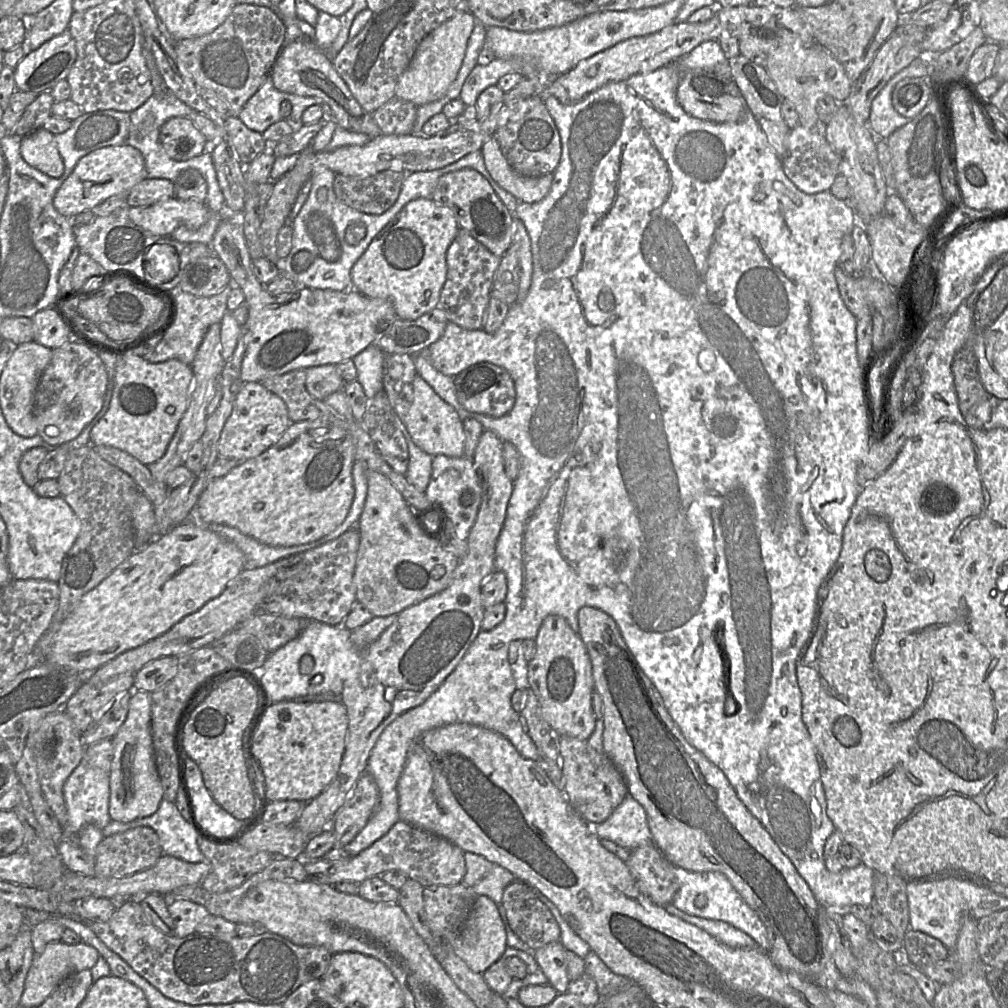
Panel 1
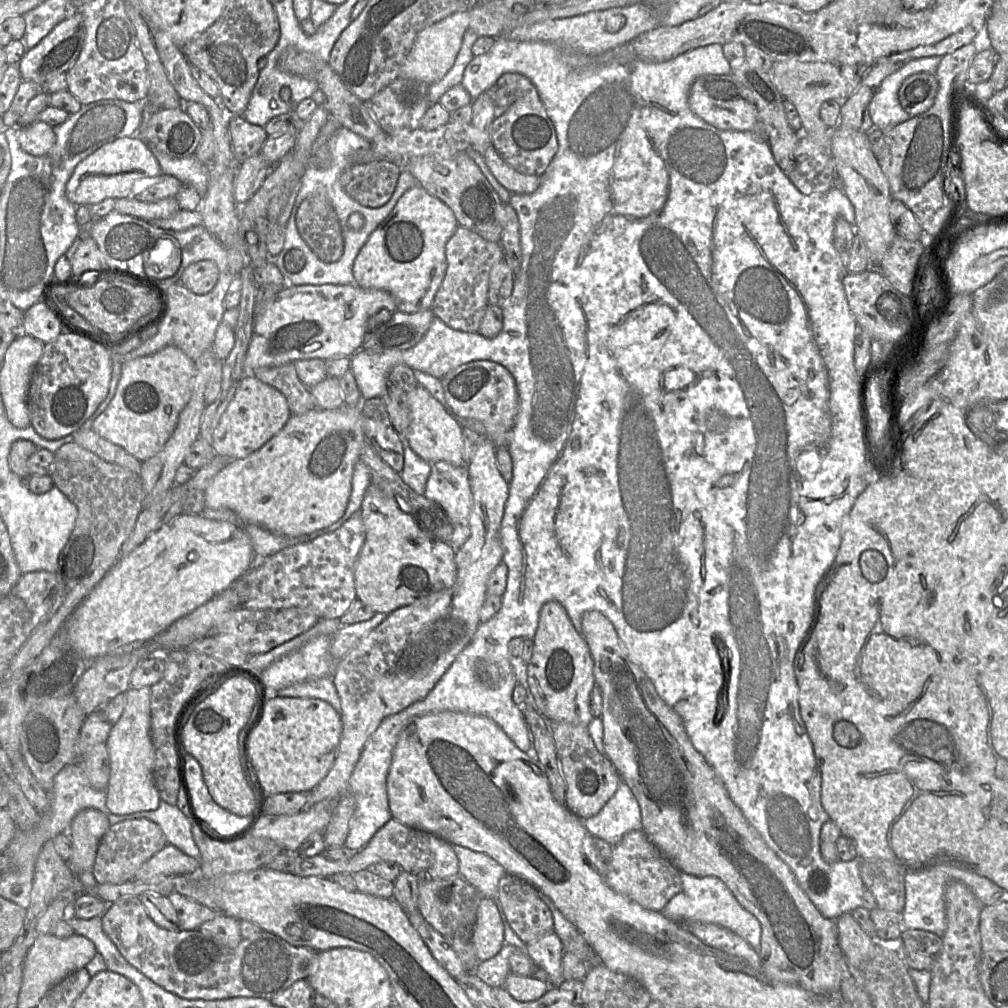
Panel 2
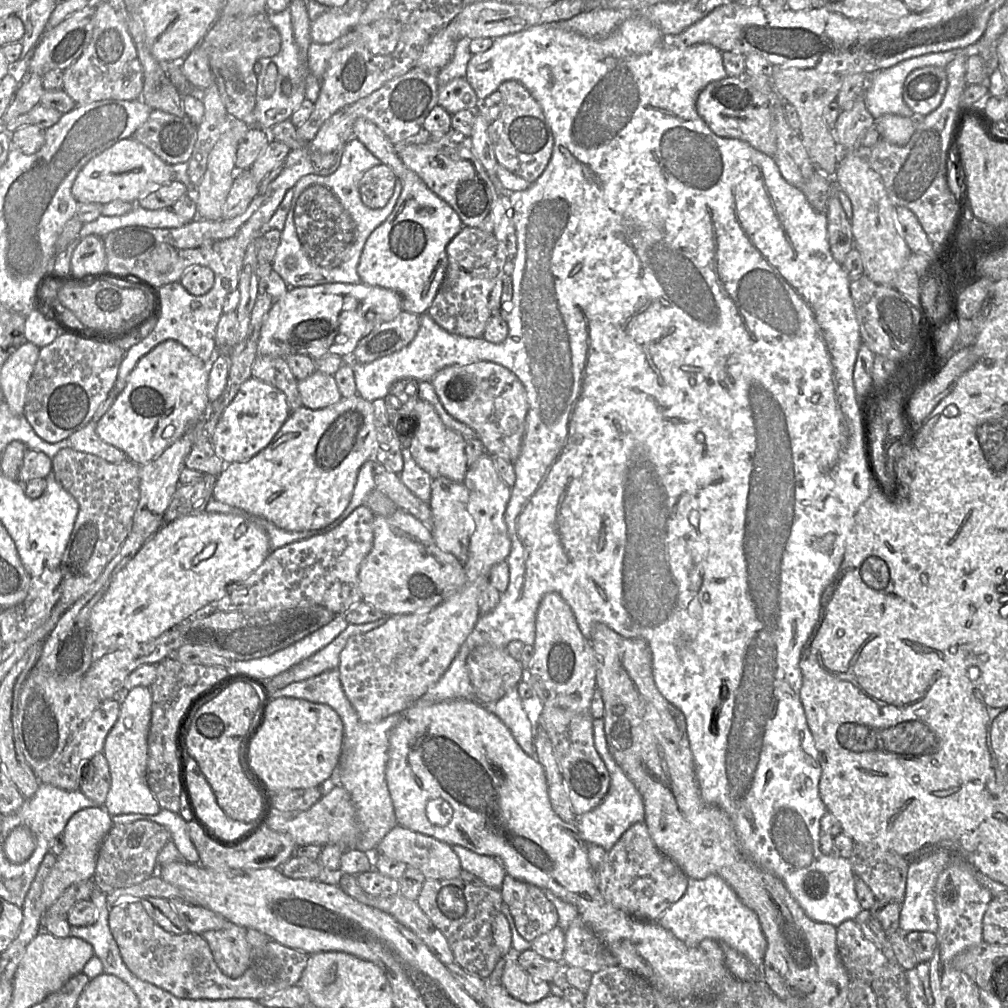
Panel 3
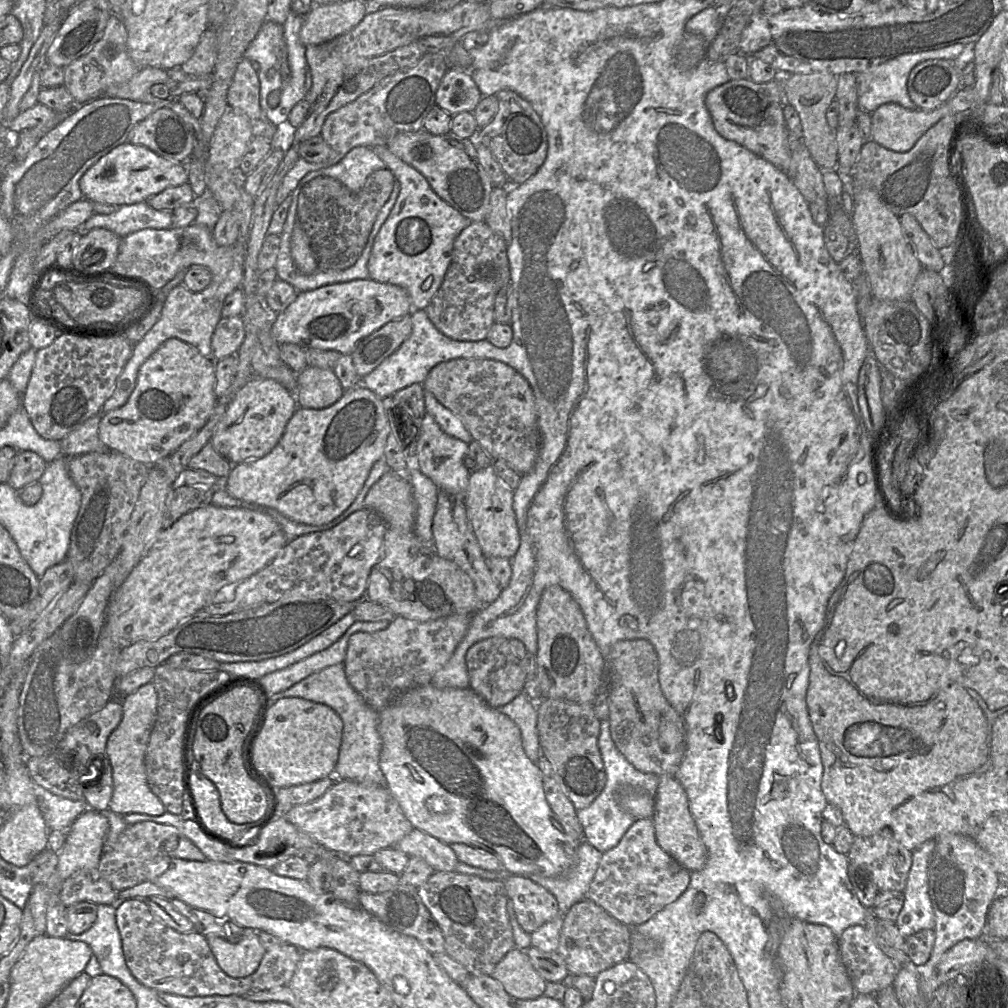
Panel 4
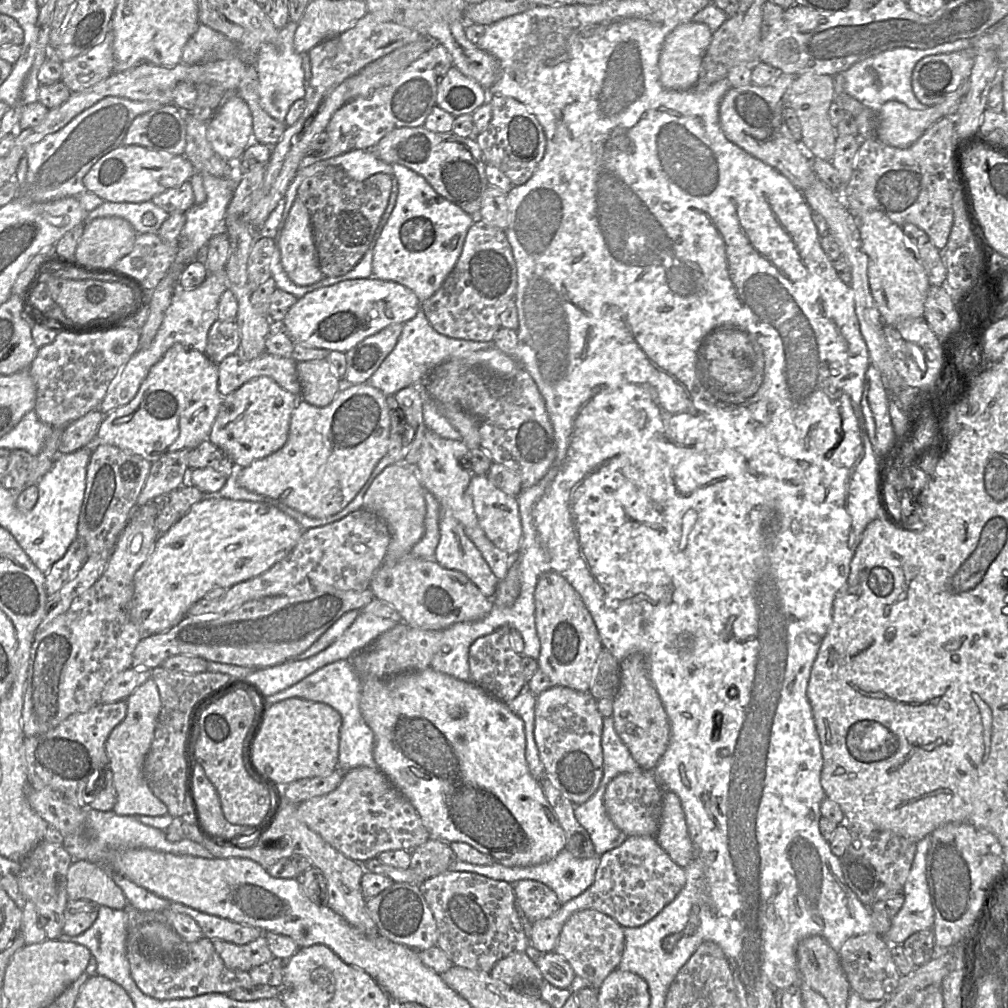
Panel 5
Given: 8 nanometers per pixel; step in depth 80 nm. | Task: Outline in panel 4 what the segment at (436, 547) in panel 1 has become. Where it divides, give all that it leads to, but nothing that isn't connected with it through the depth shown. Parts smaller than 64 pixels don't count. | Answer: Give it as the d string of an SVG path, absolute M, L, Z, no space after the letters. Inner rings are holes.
M390 527L384 536L383 555L369 574L365 598L389 608L396 616L418 622L453 614L474 615L484 607L470 576L440 557L433 543L424 544L414 531L403 533Z

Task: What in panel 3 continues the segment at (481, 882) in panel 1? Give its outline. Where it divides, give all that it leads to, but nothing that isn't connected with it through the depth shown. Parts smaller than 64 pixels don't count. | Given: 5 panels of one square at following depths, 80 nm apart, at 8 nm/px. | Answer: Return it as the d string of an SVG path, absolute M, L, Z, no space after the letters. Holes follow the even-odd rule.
M459 845L450 846L459 857L463 870L478 877L488 887L501 888L503 879L507 873L500 861L491 856L478 854Z

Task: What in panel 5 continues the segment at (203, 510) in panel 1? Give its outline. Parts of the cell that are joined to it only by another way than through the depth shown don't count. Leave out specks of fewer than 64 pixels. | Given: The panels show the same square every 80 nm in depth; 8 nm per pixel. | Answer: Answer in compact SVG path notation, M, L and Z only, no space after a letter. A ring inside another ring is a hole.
M370 383L343 385L342 389L333 399L333 401L325 407L316 407L304 400L298 401L290 420L288 438L282 448L271 455L255 460L247 467L241 468L237 477L238 484L246 490L270 497L278 500L282 504L310 517L325 518L332 516L344 509L358 494L370 477L377 463L387 454L390 433L390 417L387 406L387 396Z

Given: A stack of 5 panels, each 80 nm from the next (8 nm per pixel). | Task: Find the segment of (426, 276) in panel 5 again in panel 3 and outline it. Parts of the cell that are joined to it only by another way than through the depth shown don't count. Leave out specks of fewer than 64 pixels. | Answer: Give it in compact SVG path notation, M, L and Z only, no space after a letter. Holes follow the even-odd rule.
M358 118L354 134L366 148L389 166L402 183L397 202L387 217L367 239L357 273L361 283L397 292L402 299L402 310L417 315L427 313L446 274L447 245L461 231L459 215L443 199L432 192L425 182L399 158L397 150L384 132L374 123Z

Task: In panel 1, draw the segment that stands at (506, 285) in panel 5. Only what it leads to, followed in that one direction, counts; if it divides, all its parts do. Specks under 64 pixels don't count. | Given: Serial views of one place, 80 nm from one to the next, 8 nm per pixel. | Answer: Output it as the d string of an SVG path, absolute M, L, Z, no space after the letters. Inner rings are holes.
M459 228L457 234L446 252L447 274L440 293L438 307L443 310L449 322L455 323L468 330L482 329L485 311L491 297L493 277L500 263L500 257L492 254L479 243L468 231Z

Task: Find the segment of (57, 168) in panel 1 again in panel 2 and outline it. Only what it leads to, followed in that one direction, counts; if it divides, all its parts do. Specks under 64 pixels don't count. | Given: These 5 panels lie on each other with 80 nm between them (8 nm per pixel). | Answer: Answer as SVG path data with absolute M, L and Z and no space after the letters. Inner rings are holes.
M41 121L17 127L17 139L21 149L33 156L46 155L56 142L53 128Z

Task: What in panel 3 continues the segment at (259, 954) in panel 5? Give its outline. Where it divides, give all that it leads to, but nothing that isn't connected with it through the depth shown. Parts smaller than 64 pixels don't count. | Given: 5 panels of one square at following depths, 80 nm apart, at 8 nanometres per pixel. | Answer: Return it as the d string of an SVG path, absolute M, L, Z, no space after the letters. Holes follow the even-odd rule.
M235 924L208 930L201 935L207 941L219 969L230 978L239 978L247 970L253 947L246 939L246 929Z

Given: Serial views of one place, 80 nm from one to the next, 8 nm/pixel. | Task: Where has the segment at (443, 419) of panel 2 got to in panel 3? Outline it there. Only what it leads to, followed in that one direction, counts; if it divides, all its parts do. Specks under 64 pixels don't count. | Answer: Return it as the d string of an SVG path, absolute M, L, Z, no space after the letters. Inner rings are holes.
M419 398L415 402L415 415L418 420L418 426L411 438L409 447L415 462L432 479L445 477L454 482L464 482L468 469L465 438L460 433L446 427L432 404L424 399Z

